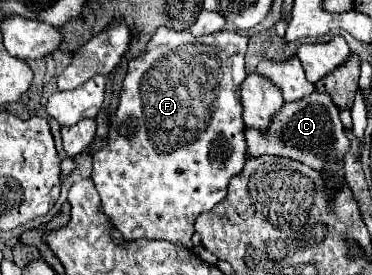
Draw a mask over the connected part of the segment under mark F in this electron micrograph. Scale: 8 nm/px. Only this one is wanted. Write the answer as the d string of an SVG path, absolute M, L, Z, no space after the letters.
M161 27L145 49L129 61L119 107L109 123L107 145L93 155L91 173L105 215L125 239L165 239L191 249L197 215L211 211L225 199L229 179L241 173L249 159L241 105L241 83L247 77L243 63L245 51L247 37L239 33L217 31L193 37L187 29L175 31Z

